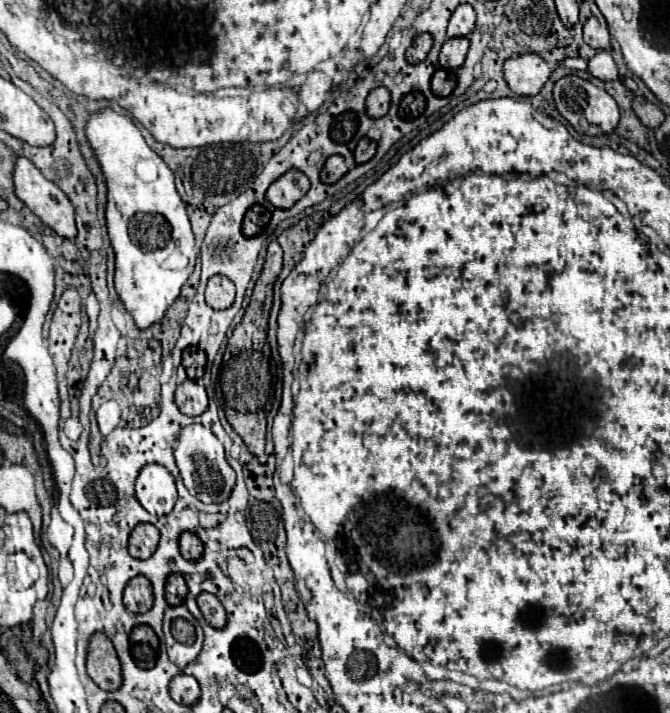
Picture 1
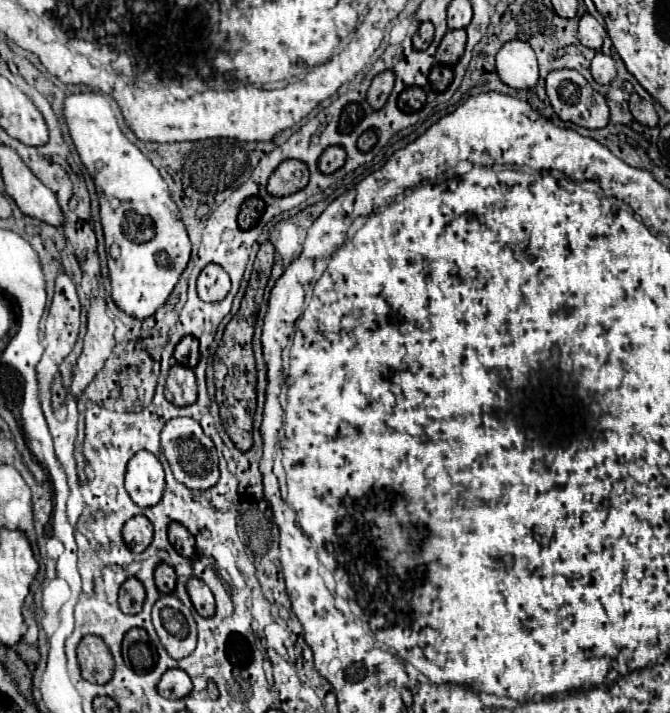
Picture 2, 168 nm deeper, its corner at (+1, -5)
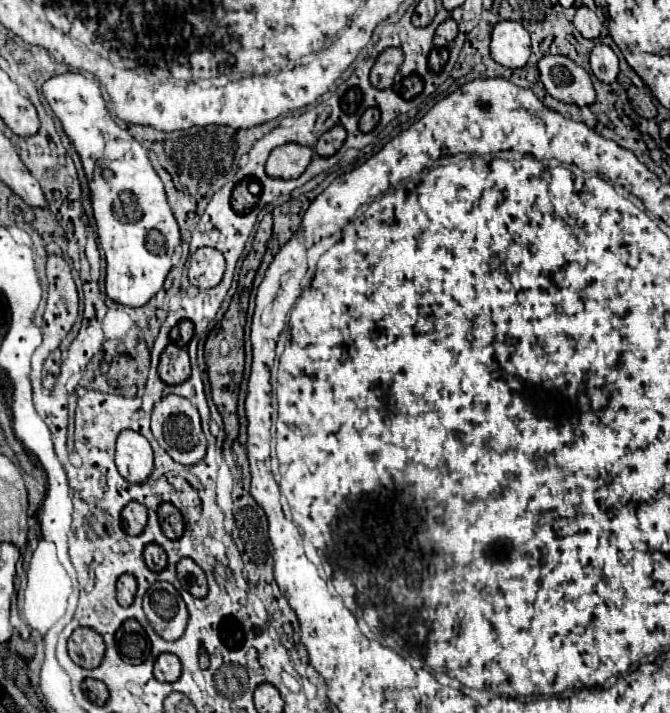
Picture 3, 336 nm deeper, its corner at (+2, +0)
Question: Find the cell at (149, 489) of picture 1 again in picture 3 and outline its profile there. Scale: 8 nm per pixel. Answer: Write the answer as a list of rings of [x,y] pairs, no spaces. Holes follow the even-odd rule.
[[[136,431],[120,433],[116,443],[116,467],[126,481],[134,485],[146,483],[154,471],[154,451],[148,439]]]

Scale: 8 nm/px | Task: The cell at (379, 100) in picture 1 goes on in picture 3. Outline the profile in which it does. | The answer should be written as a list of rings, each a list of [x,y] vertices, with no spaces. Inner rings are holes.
[[[390,47],[384,53],[380,53],[380,57],[376,59],[376,63],[370,71],[372,87],[376,87],[376,89],[392,87],[394,75],[400,69],[402,61],[404,61],[404,55],[402,55],[402,49],[398,49],[398,47]]]

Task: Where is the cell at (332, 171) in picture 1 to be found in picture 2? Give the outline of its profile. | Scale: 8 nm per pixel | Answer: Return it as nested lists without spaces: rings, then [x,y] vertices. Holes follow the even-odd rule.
[[[329,146],[323,150],[323,154],[319,156],[319,170],[323,174],[331,174],[335,170],[339,170],[345,164],[345,148],[343,146]]]

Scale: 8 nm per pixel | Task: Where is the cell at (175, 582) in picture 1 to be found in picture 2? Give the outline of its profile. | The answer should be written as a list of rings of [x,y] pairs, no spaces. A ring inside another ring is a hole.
[[[159,564],[155,568],[155,584],[159,592],[171,594],[175,590],[175,570],[169,564]]]

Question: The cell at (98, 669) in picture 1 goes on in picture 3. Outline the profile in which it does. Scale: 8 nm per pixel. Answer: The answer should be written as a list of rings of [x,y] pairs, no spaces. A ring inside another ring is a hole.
[[[80,627],[68,639],[68,651],[76,665],[84,669],[96,669],[104,659],[104,641],[94,629]]]

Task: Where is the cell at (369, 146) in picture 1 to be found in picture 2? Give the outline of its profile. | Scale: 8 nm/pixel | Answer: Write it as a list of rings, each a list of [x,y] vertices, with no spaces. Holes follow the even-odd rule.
[[[365,130],[365,132],[359,136],[357,146],[359,146],[359,150],[367,152],[367,150],[371,150],[371,148],[375,146],[375,142],[377,142],[377,134],[375,134],[375,130]]]

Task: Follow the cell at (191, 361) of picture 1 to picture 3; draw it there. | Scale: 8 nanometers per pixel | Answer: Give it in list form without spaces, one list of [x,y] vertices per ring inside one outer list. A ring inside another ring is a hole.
[[[180,321],[178,323],[178,333],[180,333],[180,345],[188,345],[190,343],[190,339],[192,339],[192,335],[194,335],[194,325],[192,325],[192,321]]]

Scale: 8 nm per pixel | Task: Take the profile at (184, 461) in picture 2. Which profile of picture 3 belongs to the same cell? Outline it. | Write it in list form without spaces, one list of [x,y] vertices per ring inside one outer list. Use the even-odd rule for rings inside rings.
[[[168,395],[164,397],[152,411],[152,433],[160,447],[176,461],[182,465],[196,465],[206,457],[208,441],[200,425],[200,415],[198,409],[184,397],[178,395]]]

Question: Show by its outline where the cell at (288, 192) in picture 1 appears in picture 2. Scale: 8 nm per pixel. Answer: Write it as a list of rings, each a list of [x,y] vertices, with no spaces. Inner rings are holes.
[[[285,160],[277,170],[271,174],[267,192],[273,196],[289,196],[299,192],[309,182],[309,170],[301,160]]]

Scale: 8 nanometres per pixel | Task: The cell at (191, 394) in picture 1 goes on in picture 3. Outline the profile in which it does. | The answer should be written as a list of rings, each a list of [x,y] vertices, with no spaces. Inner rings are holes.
[[[170,343],[162,355],[160,355],[160,365],[158,365],[160,379],[166,385],[180,385],[190,377],[190,359],[188,351],[184,347],[178,347]]]

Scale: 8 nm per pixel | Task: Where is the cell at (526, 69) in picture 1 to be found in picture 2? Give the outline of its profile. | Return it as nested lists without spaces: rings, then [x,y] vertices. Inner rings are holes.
[[[521,40],[505,42],[495,56],[495,66],[499,78],[511,88],[529,90],[535,86],[539,78],[537,58],[529,42],[521,42]]]

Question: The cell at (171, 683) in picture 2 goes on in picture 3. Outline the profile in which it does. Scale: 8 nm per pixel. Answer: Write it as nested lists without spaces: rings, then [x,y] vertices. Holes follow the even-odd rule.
[[[164,653],[156,659],[154,663],[154,677],[158,681],[164,681],[164,683],[174,683],[180,679],[180,671],[182,671],[182,665],[180,665],[180,659],[172,653]]]

